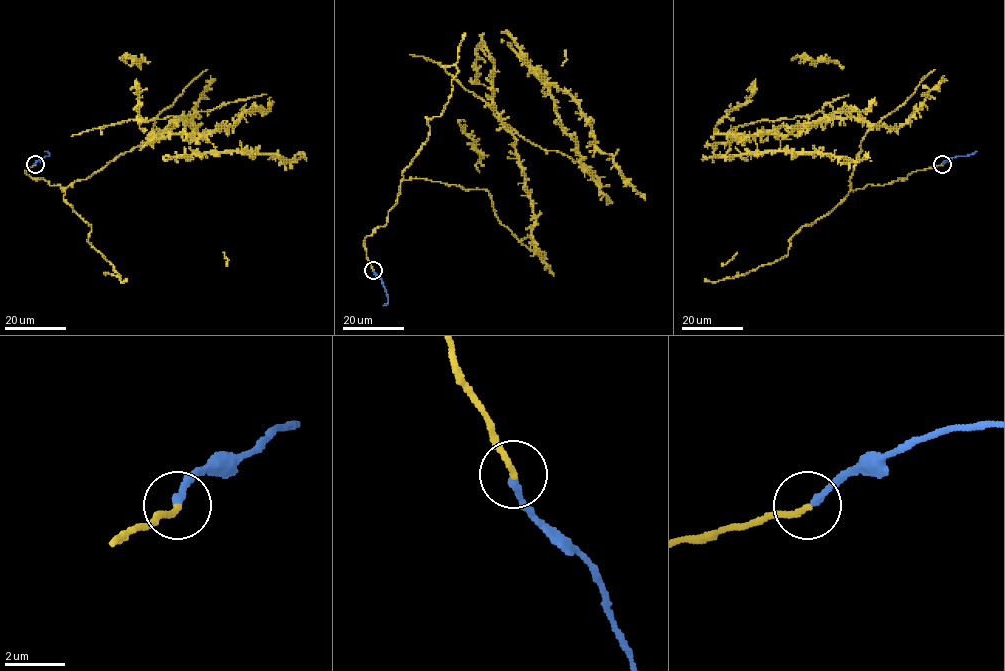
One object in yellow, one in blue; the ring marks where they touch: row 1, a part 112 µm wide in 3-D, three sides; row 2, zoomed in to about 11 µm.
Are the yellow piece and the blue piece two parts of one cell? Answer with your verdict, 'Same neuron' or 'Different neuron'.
Different neuron

